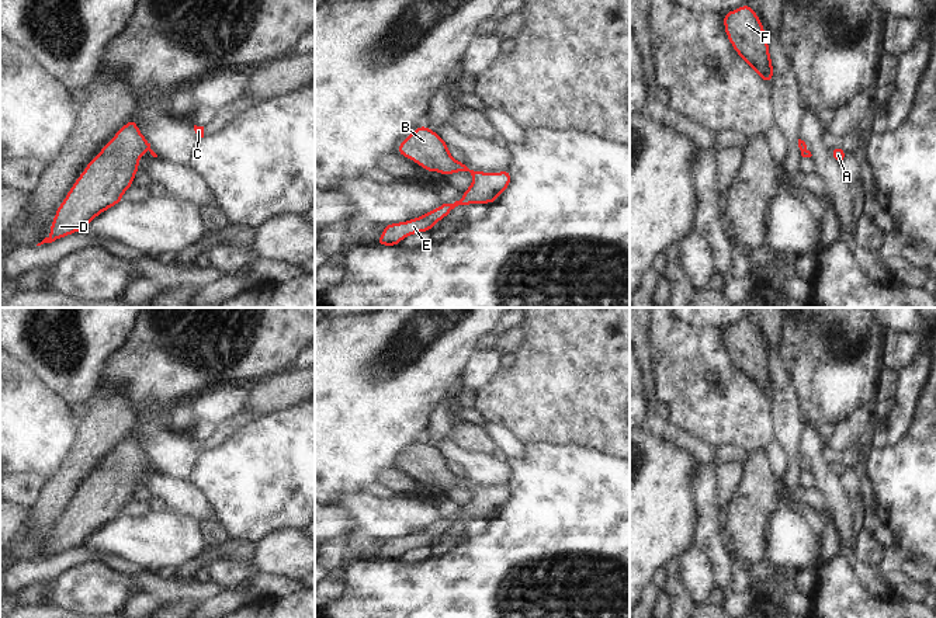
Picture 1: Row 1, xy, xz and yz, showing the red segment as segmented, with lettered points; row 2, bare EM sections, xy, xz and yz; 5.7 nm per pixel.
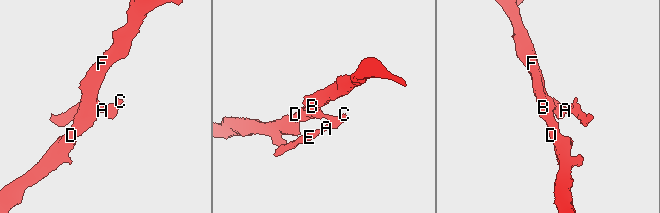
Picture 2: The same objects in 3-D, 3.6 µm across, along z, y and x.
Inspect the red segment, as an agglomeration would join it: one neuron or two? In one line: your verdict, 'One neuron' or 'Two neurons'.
One neuron.

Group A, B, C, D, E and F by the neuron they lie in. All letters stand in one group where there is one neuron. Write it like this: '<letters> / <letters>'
A B C D E F

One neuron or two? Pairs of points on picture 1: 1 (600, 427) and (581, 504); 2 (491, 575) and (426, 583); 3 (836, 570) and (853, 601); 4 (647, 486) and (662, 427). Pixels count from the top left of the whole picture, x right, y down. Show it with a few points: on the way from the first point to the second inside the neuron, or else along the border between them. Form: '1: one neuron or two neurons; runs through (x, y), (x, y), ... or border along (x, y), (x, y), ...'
1: two neurons; border along (562, 444), (592, 447), (614, 457)
2: one neuron; runs through (475, 576), (460, 576), (449, 583), (442, 583)
3: one neuron; runs through (836, 577), (836, 584), (846, 594)
4: two neurons; border along (651, 433), (661, 436)

